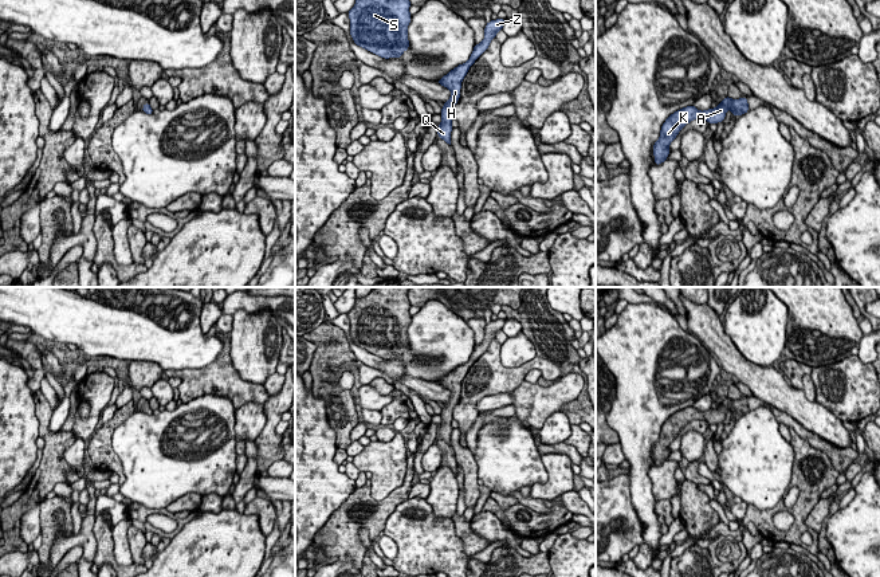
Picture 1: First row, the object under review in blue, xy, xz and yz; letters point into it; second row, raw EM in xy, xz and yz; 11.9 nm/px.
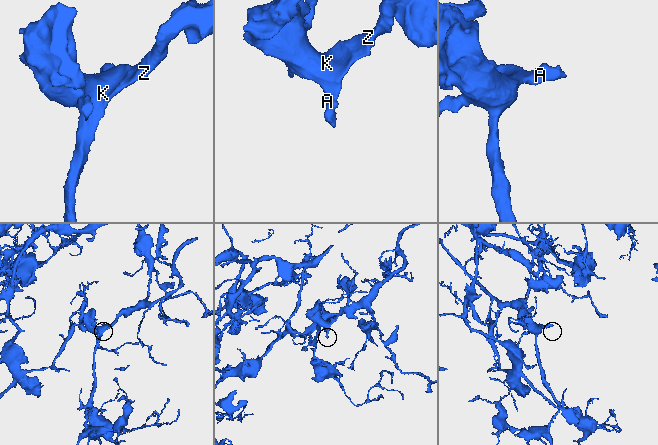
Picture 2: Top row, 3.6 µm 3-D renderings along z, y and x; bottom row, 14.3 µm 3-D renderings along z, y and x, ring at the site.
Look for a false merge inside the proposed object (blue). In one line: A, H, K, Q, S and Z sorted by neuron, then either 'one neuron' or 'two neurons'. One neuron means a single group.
A H K Q S Z | one neuron

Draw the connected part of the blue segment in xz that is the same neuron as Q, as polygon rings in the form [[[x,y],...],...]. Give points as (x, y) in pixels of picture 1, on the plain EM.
[[[496,319],[491,321],[486,325],[484,329],[484,339],[482,344],[475,345],[474,352],[470,360],[451,370],[447,376],[444,376],[437,384],[451,390],[451,397],[444,407],[441,408],[441,423],[439,425],[439,439],[444,440],[447,444],[451,445],[451,432],[452,432],[452,420],[453,420],[453,408],[460,400],[460,389],[464,377],[467,376],[470,368],[475,364],[475,361],[487,352],[491,341],[496,337],[496,333],[503,329],[506,319]]]

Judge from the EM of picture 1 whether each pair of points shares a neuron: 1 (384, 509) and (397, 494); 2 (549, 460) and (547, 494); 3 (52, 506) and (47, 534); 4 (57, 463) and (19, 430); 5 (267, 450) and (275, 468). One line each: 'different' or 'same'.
1: same
2: same
3: same
4: different
5: different

